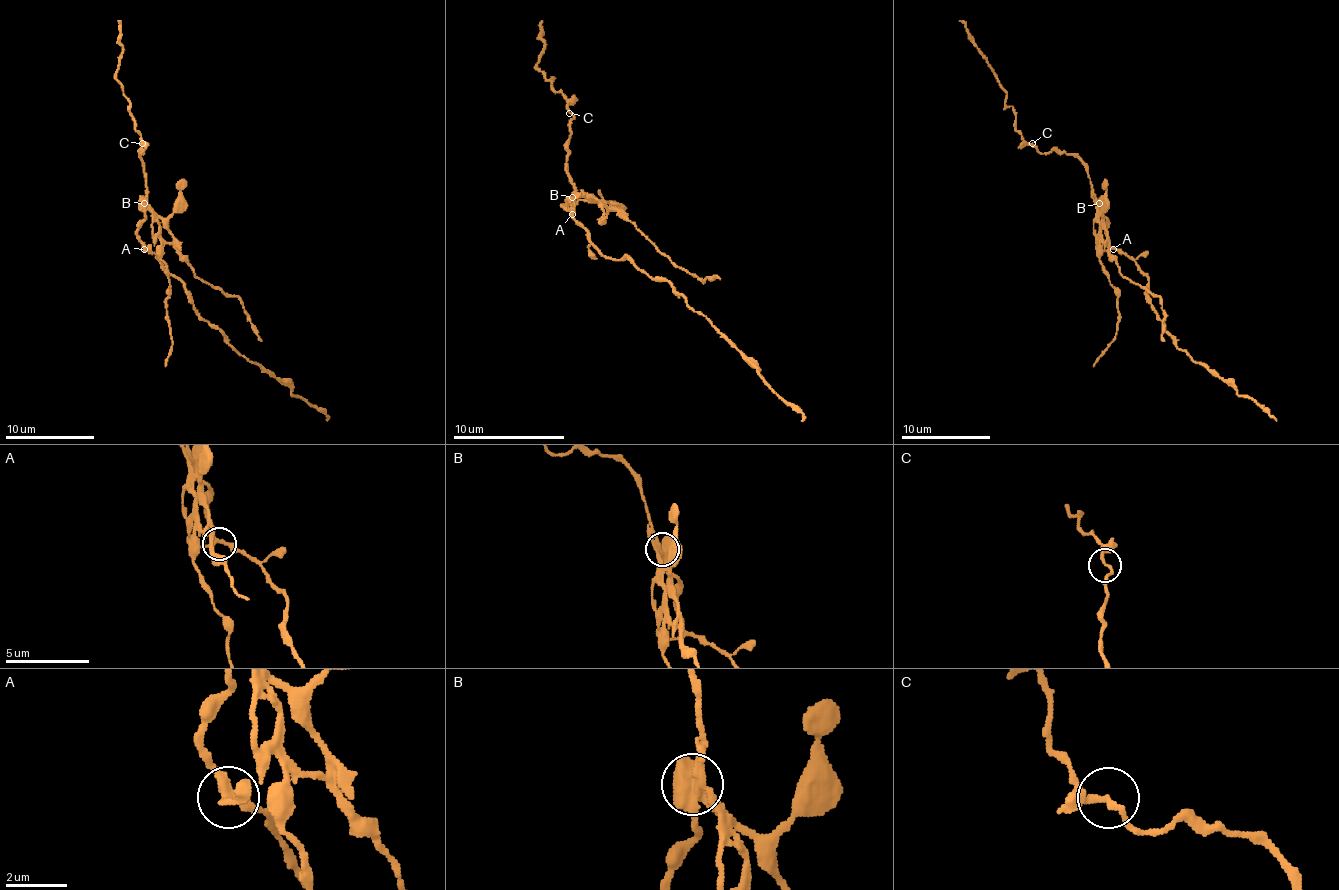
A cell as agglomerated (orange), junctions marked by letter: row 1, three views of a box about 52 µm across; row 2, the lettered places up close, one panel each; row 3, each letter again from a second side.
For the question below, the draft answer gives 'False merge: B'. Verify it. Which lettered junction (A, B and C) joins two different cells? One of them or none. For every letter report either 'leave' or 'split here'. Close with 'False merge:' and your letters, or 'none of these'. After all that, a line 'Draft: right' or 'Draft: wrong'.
A: leave
B: split here
C: leave
False merge: B
Draft: right

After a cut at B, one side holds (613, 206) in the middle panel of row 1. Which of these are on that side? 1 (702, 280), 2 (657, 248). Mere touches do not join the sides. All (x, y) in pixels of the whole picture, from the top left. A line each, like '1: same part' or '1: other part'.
1: same part
2: same part

